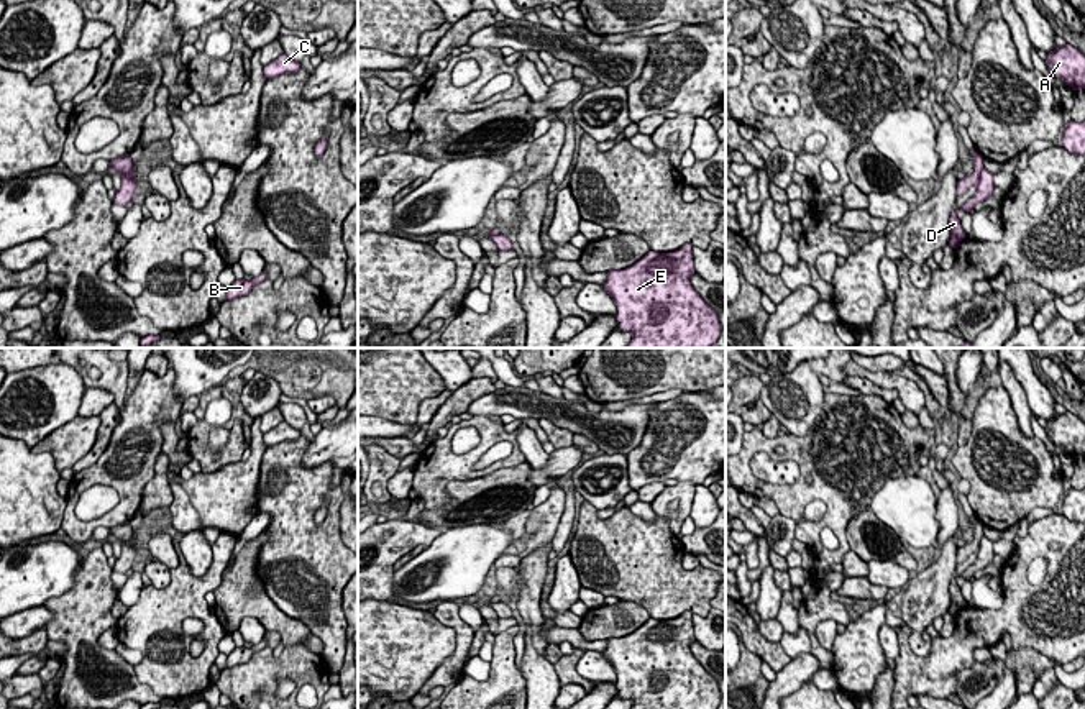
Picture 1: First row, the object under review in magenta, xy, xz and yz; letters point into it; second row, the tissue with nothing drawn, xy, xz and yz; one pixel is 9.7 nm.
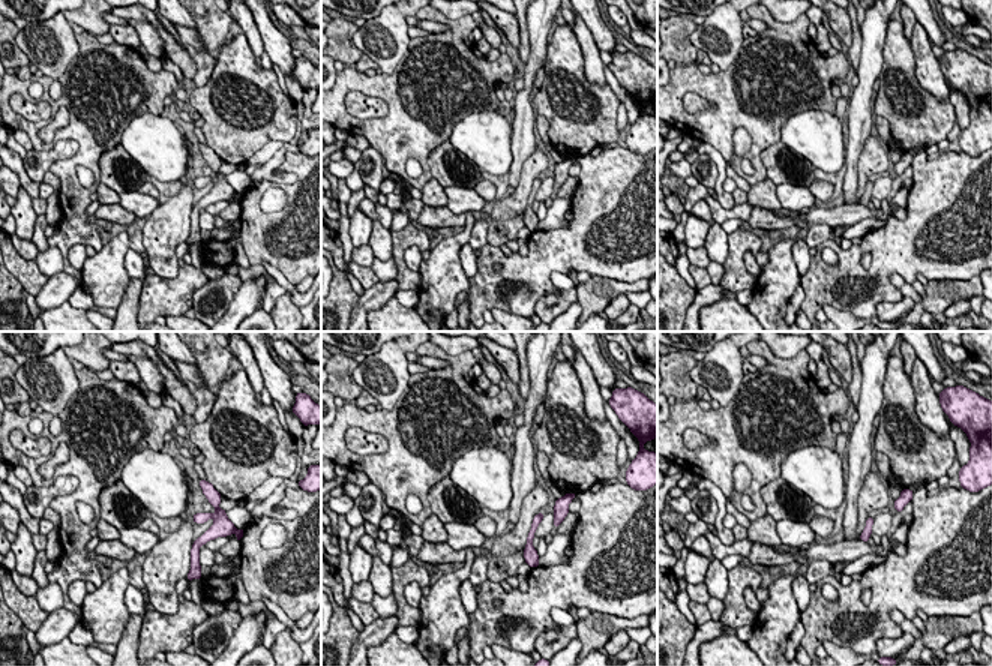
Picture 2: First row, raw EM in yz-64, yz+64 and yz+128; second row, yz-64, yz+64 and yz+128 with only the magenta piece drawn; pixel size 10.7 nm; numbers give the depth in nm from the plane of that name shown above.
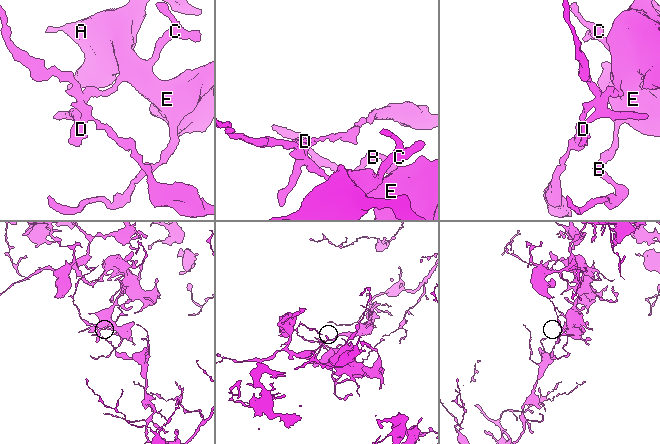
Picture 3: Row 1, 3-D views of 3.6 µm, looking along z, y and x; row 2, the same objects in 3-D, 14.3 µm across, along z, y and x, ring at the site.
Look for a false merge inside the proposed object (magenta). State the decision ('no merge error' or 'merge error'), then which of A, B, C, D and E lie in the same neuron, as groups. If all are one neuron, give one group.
merge error; A B C E / D

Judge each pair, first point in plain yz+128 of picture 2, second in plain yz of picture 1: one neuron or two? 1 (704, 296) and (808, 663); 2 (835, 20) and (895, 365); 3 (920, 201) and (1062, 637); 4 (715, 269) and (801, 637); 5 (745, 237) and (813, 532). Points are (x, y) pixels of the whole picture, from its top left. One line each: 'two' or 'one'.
1: one
2: two
3: one
4: one
5: one

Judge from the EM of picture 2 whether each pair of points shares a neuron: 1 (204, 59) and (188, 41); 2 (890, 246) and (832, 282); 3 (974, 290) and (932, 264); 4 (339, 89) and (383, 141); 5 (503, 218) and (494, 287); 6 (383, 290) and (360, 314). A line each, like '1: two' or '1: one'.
1: one
2: one
3: two
4: one
5: two
6: one

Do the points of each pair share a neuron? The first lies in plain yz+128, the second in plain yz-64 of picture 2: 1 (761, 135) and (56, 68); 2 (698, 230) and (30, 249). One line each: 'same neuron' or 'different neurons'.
1: different neurons
2: different neurons

